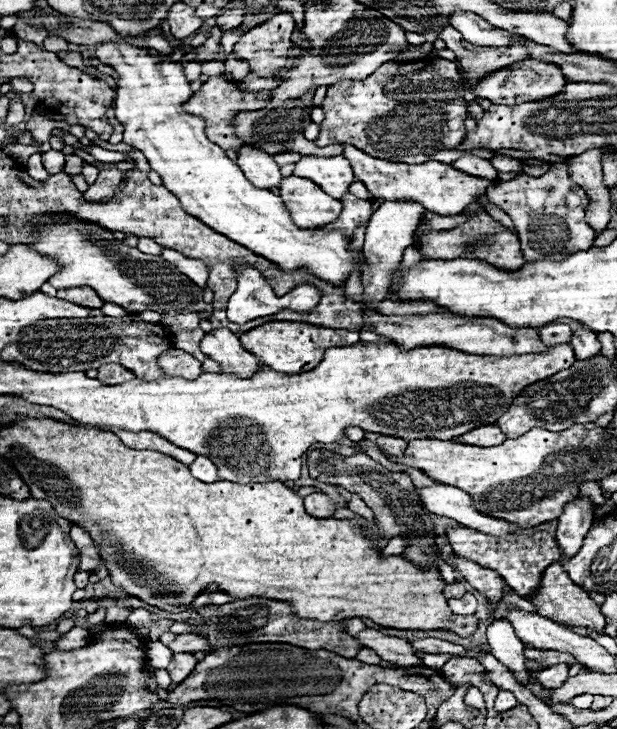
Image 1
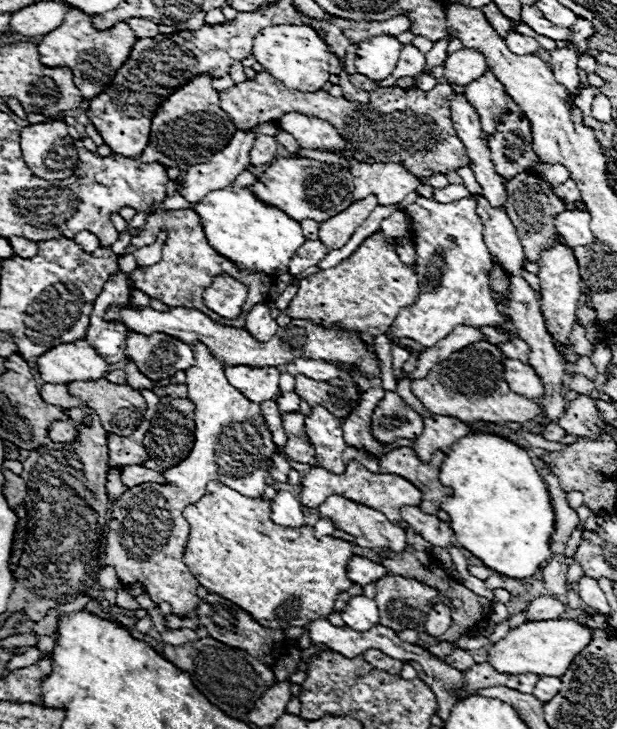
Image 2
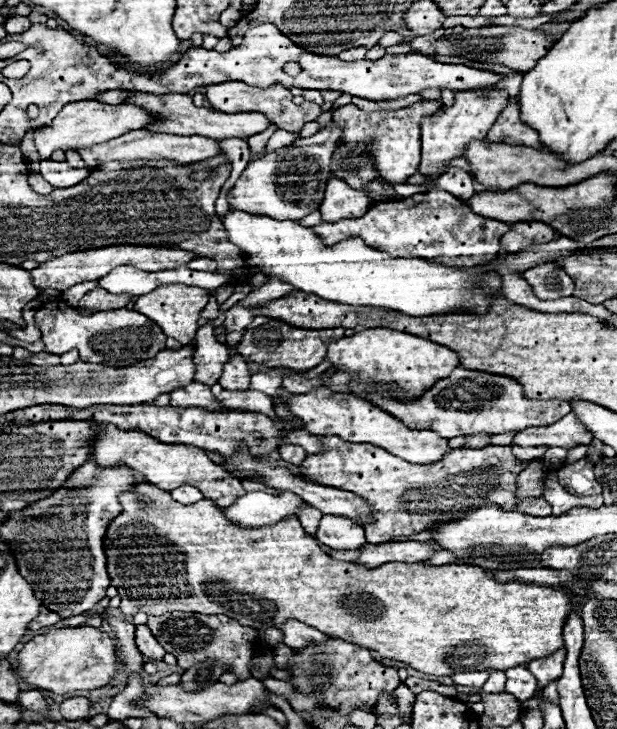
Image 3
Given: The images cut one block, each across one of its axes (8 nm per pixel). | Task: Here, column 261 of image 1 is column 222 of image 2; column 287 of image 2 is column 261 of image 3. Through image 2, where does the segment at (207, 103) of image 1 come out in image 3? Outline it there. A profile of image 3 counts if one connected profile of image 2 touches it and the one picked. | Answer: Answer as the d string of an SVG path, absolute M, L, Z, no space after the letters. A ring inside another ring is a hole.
M220 82L220 84L210 84L206 88L206 100L210 106L218 112L226 114L236 114L236 112L262 112L270 122L274 122L278 128L288 130L288 132L300 132L300 128L306 122L314 122L320 116L320 106L314 102L304 102L304 106L296 106L292 102L292 94L288 88L280 84L272 84L268 88L258 88L258 86L248 86L244 82Z

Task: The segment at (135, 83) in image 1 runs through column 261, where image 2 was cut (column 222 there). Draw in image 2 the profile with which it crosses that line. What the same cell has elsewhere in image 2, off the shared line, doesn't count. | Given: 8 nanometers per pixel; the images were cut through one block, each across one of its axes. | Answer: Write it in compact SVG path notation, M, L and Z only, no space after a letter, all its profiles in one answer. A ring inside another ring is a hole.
M226 186L222 190L212 190L210 194L206 194L206 198L202 198L202 202L196 204L194 210L202 218L202 226L210 246L214 246L218 254L230 258L242 270L282 274L288 270L288 264L298 246L306 242L300 222L292 220L276 206L260 202L250 186Z

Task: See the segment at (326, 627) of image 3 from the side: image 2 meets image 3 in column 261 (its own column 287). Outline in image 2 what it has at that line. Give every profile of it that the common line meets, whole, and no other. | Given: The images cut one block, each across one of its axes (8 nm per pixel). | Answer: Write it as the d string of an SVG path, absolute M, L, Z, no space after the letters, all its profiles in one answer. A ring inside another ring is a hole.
M216 480L208 482L206 494L204 494L196 504L190 504L190 506L184 508L184 518L186 518L188 524L190 524L190 536L188 536L188 544L186 544L186 550L184 550L184 562L186 562L186 566L190 566L192 574L196 576L196 580L198 580L204 588L208 588L210 592L214 592L214 594L218 594L218 596L222 596L222 598L230 598L234 604L242 606L244 610L250 610L250 614L254 616L254 620L258 620L258 622L262 622L262 620L266 620L266 622L280 622L280 624L262 624L262 626L268 626L268 628L282 628L282 630L284 630L284 628L290 628L290 626L300 626L300 628L304 628L304 626L306 626L308 622L312 622L314 618L326 618L326 616L332 612L332 608L334 608L336 596L342 594L342 592L346 592L346 590L354 584L354 582L348 578L348 574L346 574L346 566L348 566L348 562L350 562L350 558L352 558L352 544L350 544L350 542L344 542L344 540L338 540L338 538L333 536L324 536L321 539L314 538L312 526L300 526L300 528L284 528L284 526L278 526L278 524L272 522L270 514L272 514L270 500L266 500L266 498L246 498L246 496L242 496L240 492L228 488L228 486L222 484L222 482L216 482Z

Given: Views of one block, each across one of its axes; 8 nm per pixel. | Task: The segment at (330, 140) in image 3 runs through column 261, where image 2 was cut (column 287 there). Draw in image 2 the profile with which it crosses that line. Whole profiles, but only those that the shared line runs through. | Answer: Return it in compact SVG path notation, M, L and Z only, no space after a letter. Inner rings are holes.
M278 156L276 162L272 162L268 170L252 184L252 188L260 200L278 206L282 212L286 212L290 218L298 222L302 222L304 218L324 222L336 216L338 212L346 210L354 202L352 198L354 182L350 170L342 168L340 164L332 166L310 158Z

